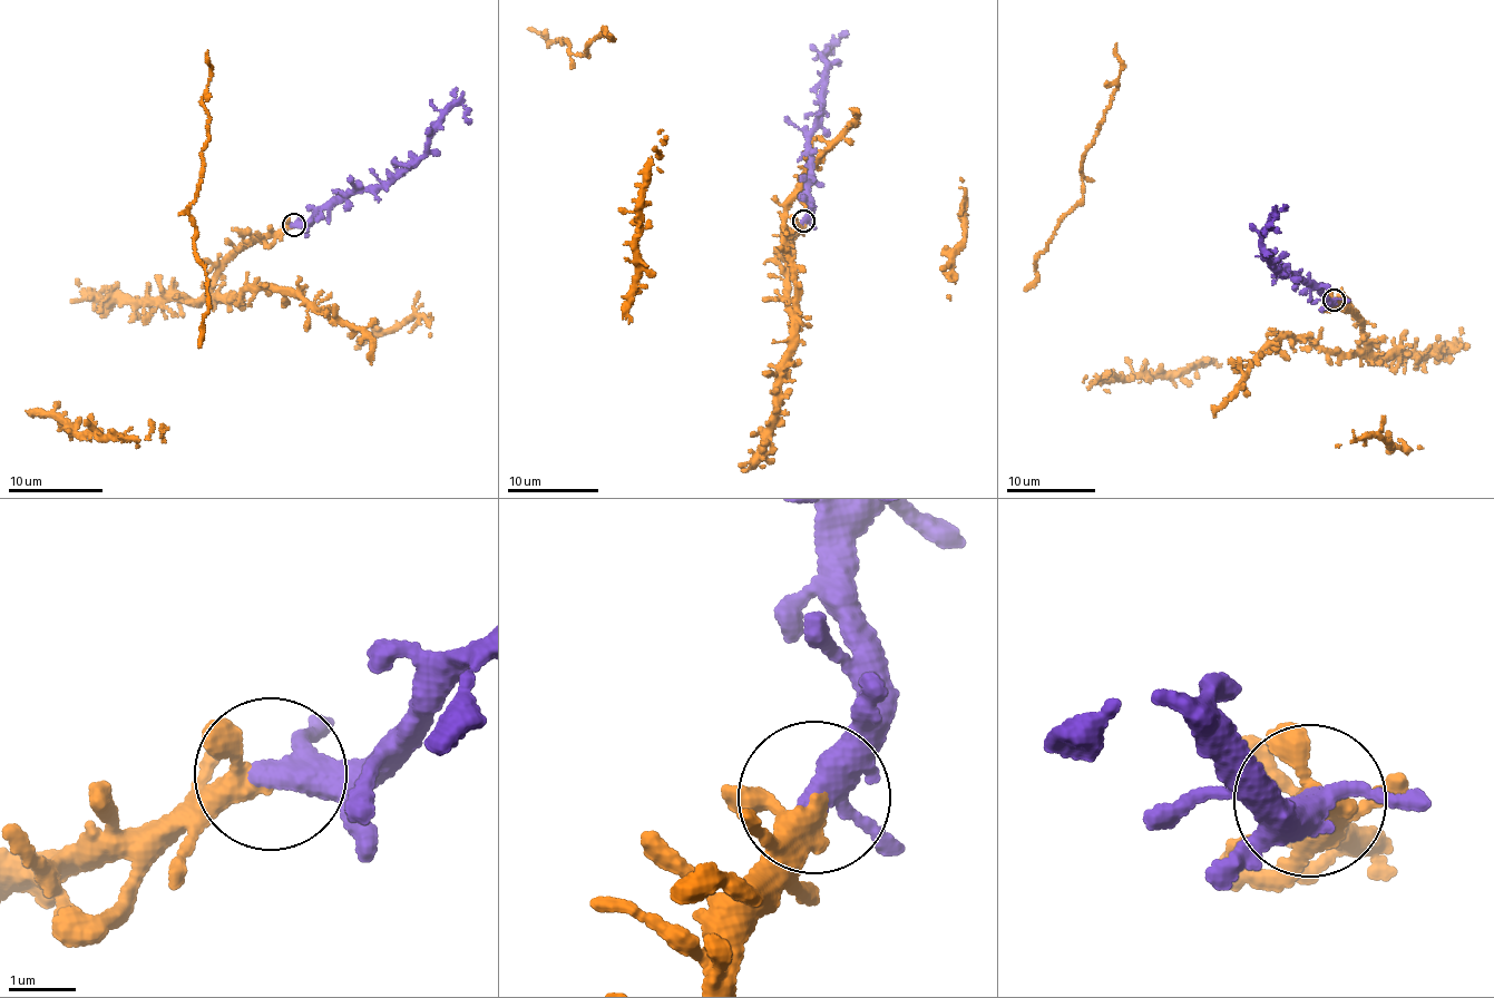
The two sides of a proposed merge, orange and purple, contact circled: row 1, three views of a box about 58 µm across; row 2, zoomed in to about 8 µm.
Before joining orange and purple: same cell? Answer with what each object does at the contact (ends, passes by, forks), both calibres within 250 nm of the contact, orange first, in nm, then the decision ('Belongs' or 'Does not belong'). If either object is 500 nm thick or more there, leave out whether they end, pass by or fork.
At the ring orange passes by. At the ring purple passes by. Thickness 320 nm (orange) against 380 nm. Belongs

